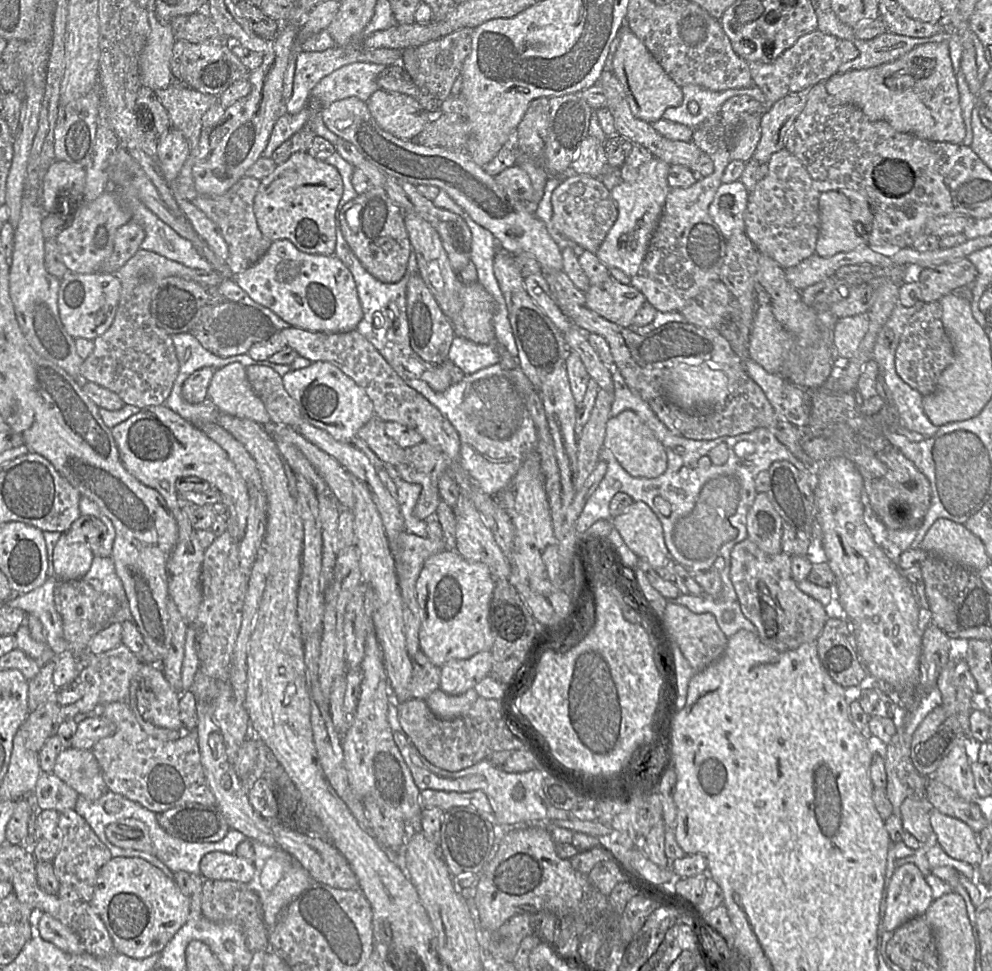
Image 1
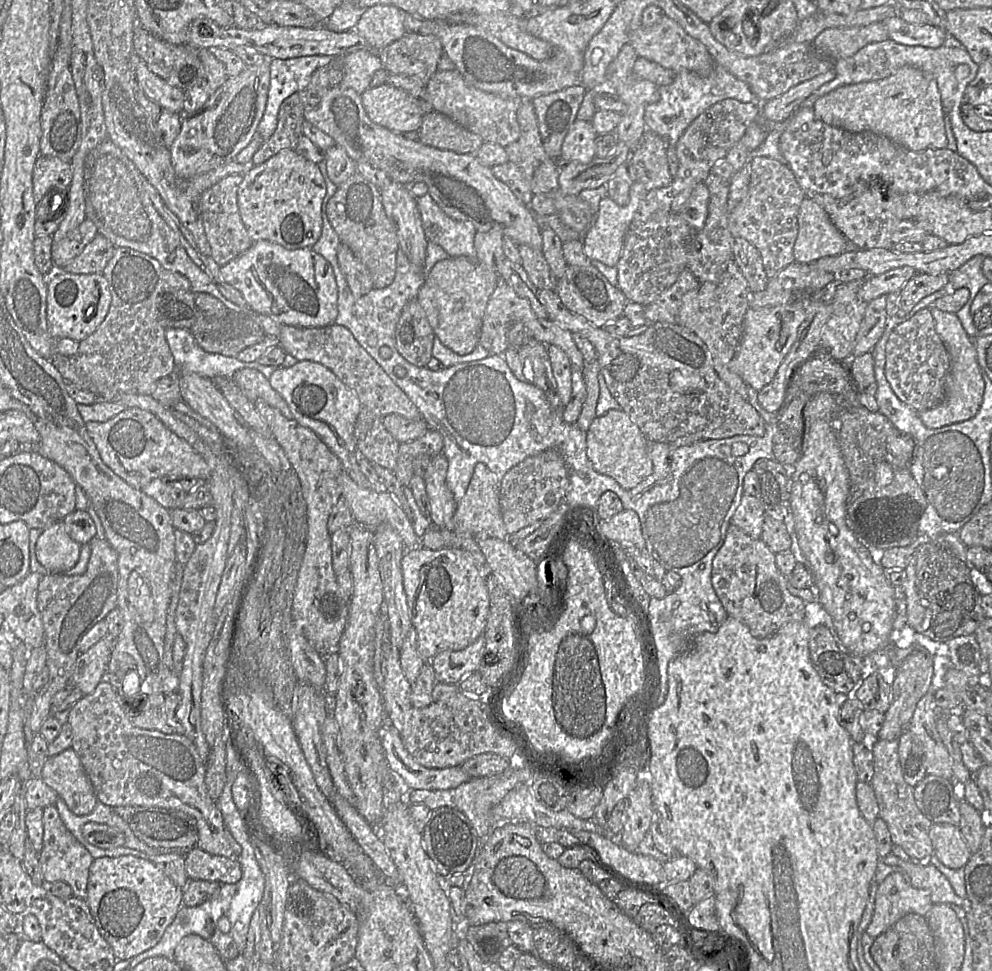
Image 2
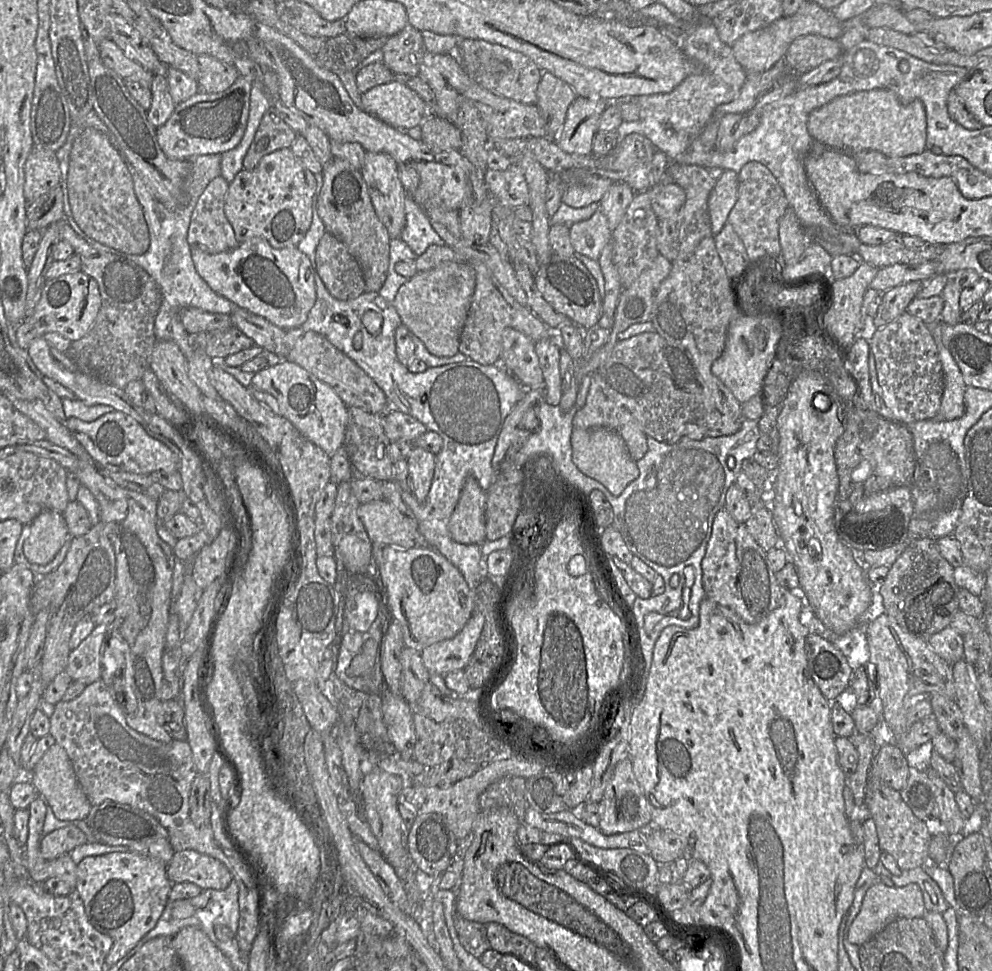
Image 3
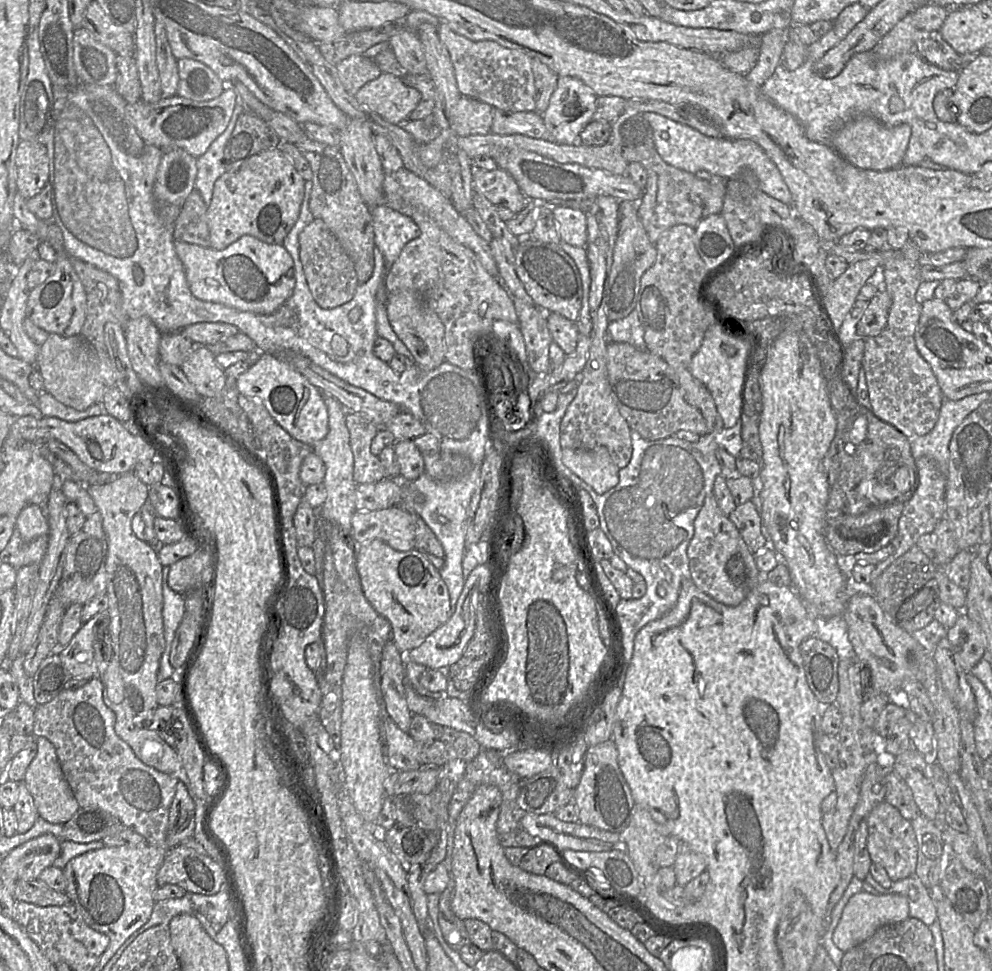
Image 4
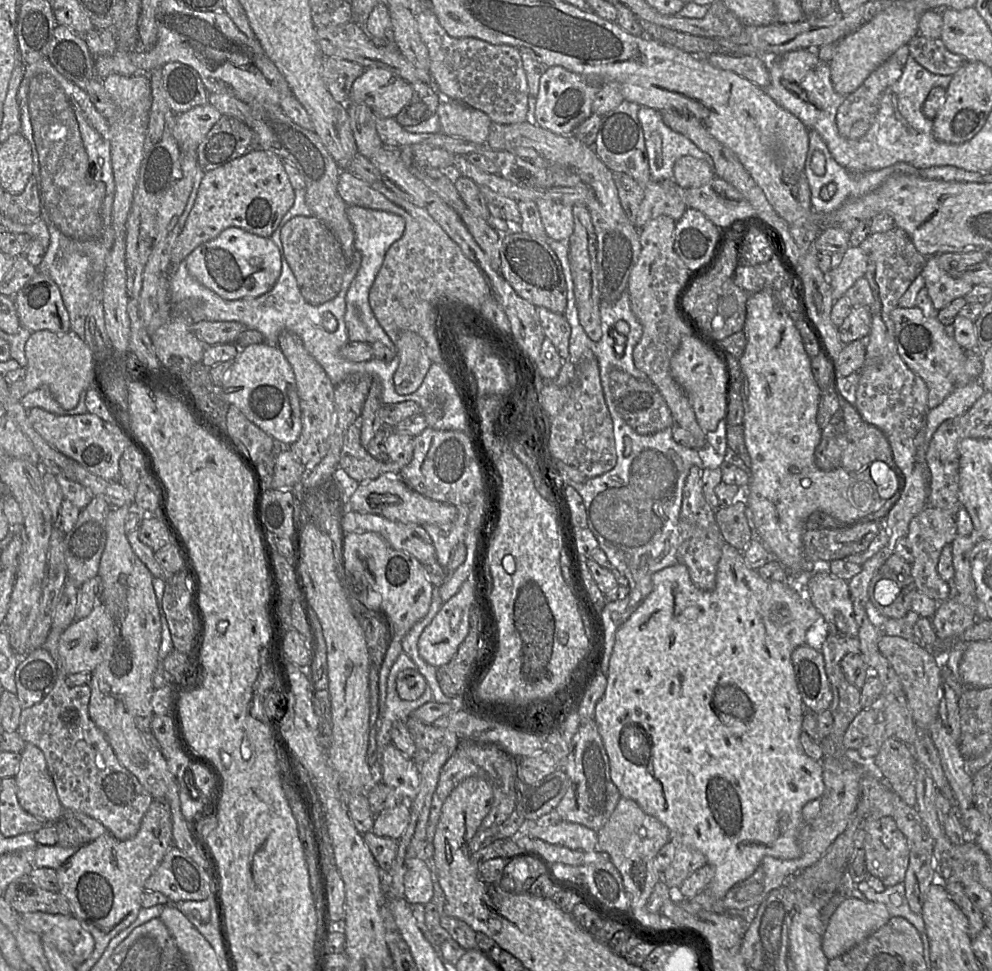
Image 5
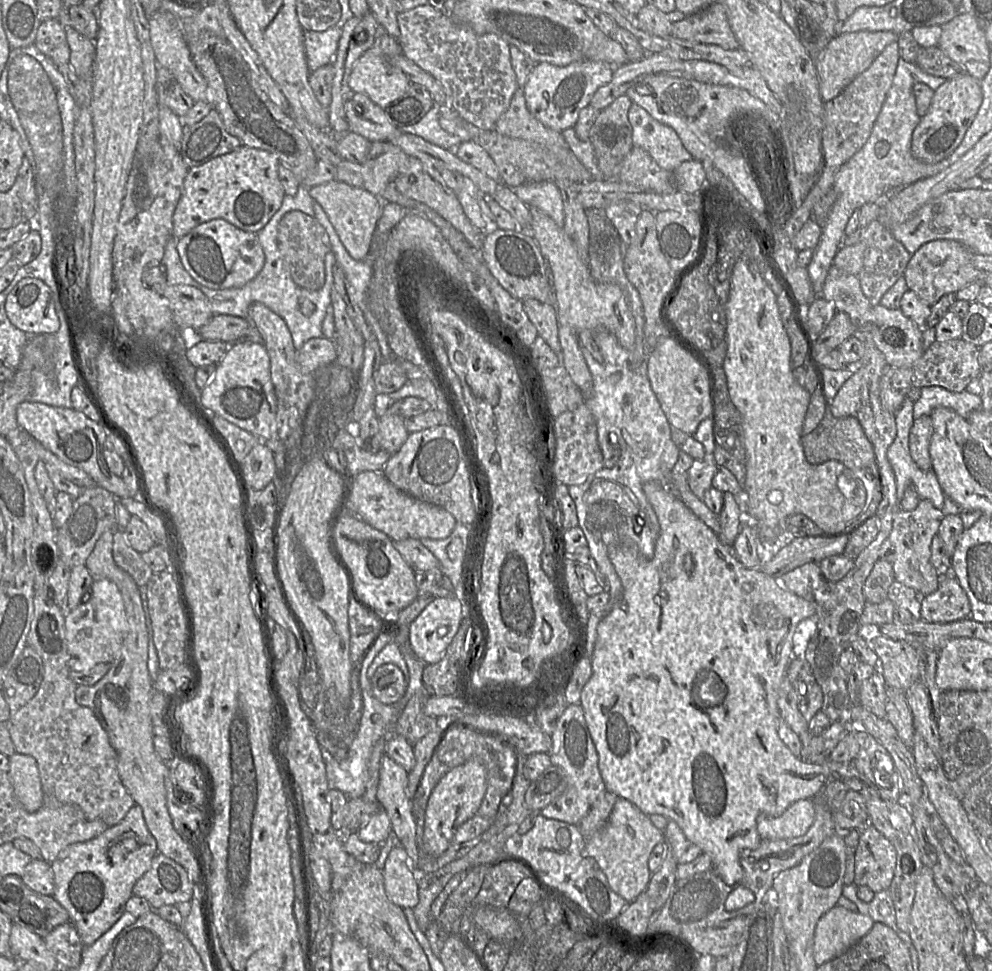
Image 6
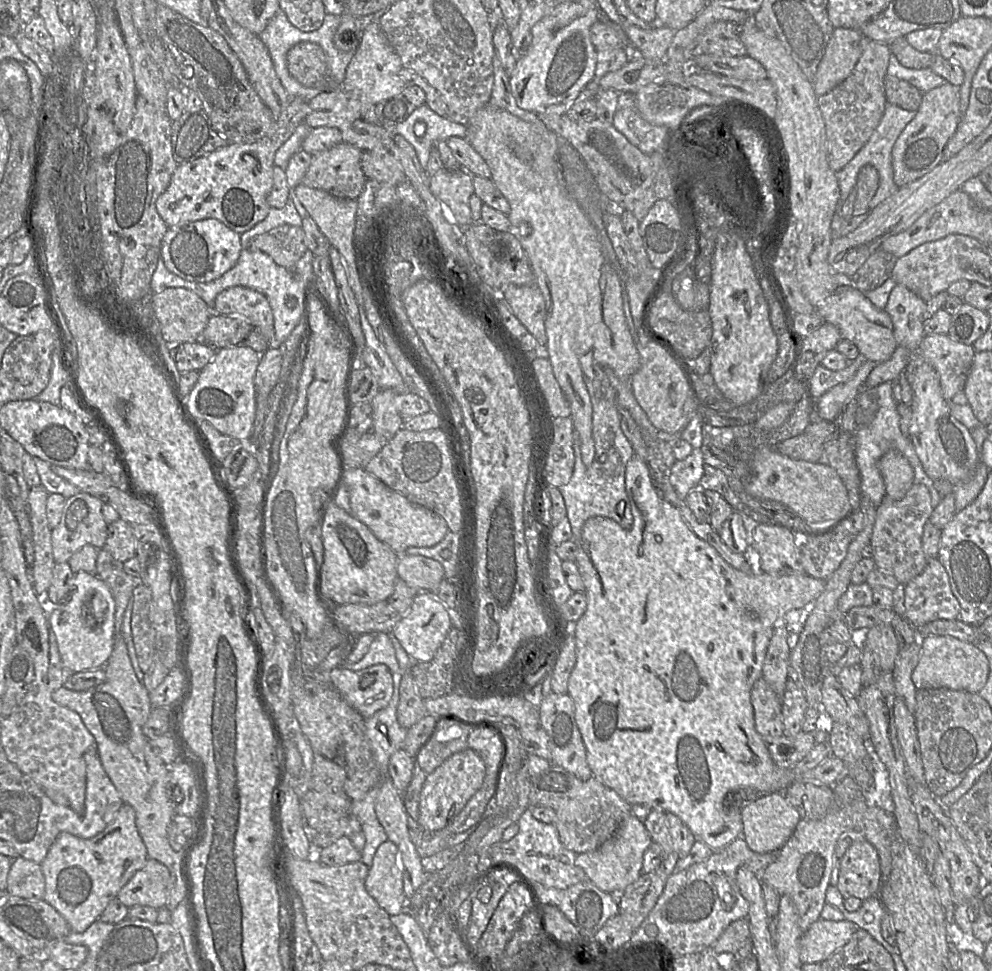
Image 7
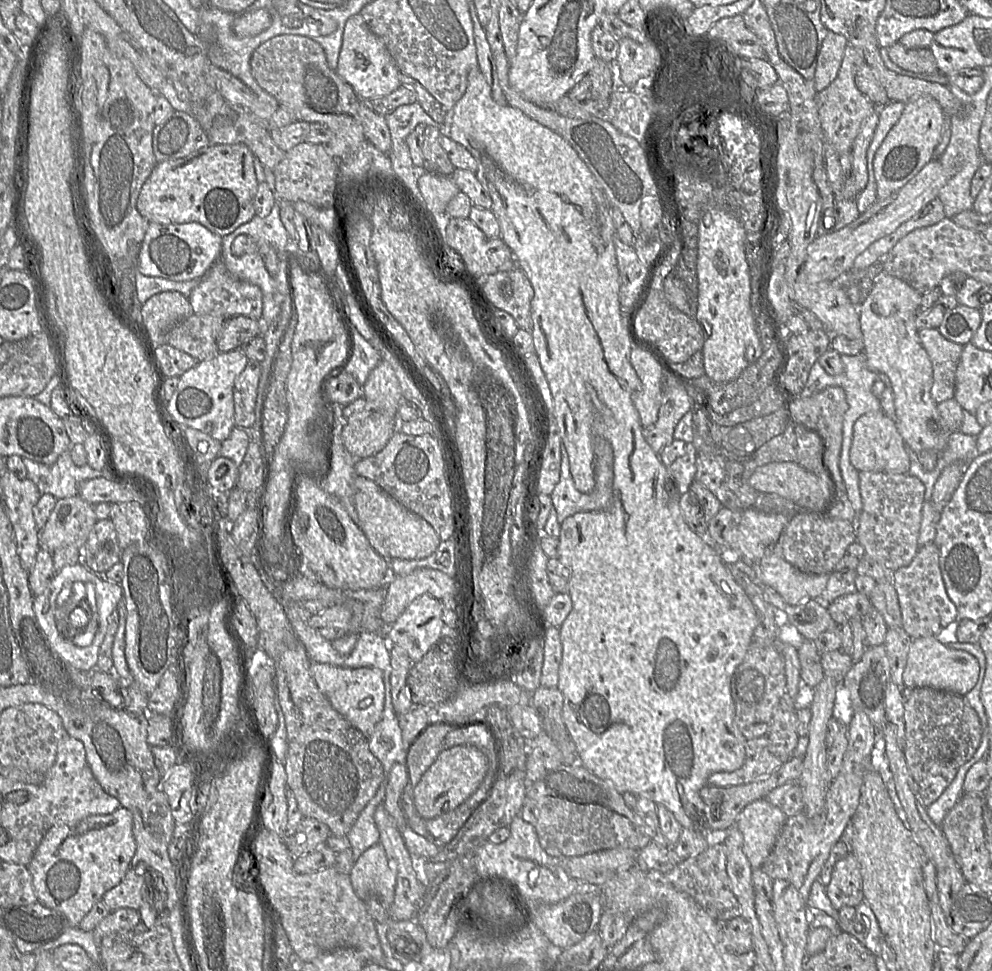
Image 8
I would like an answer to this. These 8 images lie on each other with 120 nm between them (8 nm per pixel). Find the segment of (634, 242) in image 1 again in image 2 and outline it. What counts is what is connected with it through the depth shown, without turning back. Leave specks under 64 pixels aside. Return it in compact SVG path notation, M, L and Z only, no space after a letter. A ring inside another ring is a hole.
M635 181L630 189L629 202L625 206L615 203L610 197L600 201L599 210L593 224L583 235L582 241L584 253L591 259L602 262L607 266L616 267L623 248L627 230L649 191L640 181Z

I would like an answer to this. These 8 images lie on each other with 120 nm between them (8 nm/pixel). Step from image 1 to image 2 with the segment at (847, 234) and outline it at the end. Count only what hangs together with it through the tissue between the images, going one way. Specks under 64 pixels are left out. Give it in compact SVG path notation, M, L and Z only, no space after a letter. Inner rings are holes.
M805 198L798 213L798 235L794 258L798 263L840 254L848 249L849 241L836 227L826 210L810 198Z

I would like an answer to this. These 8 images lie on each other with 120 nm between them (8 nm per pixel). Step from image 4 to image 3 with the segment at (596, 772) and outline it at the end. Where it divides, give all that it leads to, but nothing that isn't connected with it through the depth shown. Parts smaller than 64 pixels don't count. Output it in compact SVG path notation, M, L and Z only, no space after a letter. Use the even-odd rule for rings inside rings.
M628 758L616 765L597 808L599 815L597 829L605 835L638 831L651 822L651 814L646 797L634 776L632 765Z

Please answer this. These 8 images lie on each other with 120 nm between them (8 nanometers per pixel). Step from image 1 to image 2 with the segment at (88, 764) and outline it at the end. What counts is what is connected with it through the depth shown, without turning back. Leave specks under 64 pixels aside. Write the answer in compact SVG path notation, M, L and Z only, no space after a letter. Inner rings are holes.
M71 748L49 757L40 778L54 789L78 816L92 812L98 799L78 754Z

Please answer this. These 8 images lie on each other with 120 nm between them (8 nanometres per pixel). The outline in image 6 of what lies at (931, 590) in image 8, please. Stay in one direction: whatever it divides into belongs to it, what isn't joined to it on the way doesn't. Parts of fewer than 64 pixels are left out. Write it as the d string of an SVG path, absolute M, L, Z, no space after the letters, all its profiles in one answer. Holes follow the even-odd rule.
M952 574L941 577L935 592L920 596L915 610L920 619L931 623L954 622L971 614L968 596Z

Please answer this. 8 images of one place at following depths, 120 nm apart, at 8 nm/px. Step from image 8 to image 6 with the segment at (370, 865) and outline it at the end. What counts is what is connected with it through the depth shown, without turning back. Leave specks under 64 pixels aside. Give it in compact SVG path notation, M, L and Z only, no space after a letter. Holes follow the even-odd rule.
M401 846L391 849L382 869L387 897L397 906L414 908L418 901L418 877L406 850Z

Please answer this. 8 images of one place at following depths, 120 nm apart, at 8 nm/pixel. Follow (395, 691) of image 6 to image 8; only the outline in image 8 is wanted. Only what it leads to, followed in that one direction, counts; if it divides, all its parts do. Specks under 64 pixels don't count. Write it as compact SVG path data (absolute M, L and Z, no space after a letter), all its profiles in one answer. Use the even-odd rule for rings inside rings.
M312 663L310 670L317 687L332 707L369 738L381 720L384 709L385 689L382 671L376 667L348 668L325 663Z

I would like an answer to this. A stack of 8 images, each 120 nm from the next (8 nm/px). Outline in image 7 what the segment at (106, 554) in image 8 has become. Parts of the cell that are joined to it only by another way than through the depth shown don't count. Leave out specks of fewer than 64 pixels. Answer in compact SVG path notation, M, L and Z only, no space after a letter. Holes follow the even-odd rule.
M122 519L109 524L103 548L122 563L135 557L137 540L132 525Z

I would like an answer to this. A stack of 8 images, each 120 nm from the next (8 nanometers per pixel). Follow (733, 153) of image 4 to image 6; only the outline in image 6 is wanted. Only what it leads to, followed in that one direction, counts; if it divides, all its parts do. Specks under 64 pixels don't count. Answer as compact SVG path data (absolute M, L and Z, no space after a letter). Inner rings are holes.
M632 103L628 111L634 145L645 150L664 170L672 172L682 162L693 159L676 131Z

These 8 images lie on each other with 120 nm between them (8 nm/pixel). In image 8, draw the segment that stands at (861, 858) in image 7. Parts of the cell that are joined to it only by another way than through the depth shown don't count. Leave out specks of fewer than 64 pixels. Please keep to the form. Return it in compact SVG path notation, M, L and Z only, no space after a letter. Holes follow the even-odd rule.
M849 852L835 864L826 885L826 894L838 911L844 906L855 907L863 901L860 864L853 853Z

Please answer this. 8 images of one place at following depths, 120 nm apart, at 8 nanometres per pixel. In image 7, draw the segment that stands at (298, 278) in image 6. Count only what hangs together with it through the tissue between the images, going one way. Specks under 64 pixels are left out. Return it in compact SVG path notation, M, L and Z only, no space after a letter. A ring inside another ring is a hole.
M285 224L253 238L250 250L262 251L279 266L294 269L308 248L303 228Z

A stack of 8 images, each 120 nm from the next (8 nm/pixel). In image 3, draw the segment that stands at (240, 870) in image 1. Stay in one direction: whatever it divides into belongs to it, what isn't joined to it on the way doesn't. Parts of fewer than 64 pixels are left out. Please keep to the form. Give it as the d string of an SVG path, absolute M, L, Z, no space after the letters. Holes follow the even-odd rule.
M191 849L176 851L166 874L172 884L190 882L203 890L223 890L233 879L222 862Z

